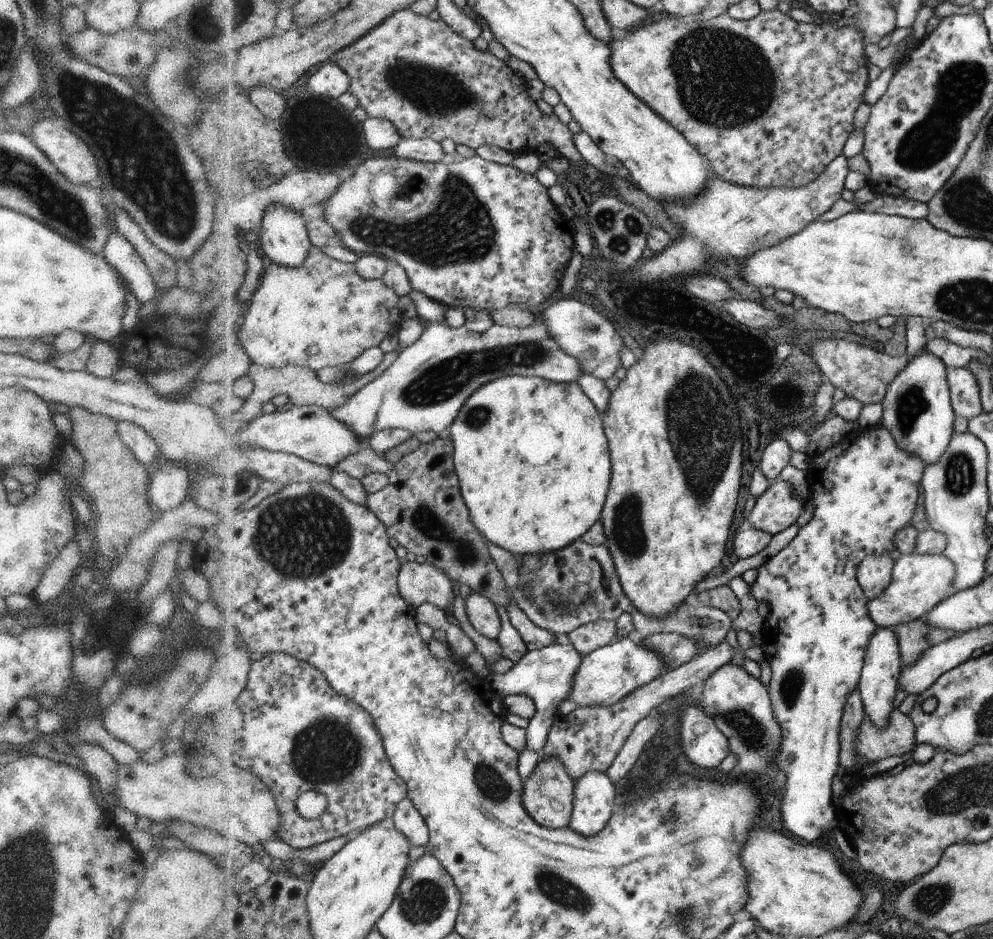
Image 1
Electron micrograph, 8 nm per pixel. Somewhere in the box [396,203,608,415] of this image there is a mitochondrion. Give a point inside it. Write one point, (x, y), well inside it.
(580, 325)

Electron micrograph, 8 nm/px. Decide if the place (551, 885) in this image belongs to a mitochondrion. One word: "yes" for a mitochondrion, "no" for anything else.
yes

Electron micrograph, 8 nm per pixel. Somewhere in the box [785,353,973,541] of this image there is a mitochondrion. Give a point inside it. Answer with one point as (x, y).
(910, 399)

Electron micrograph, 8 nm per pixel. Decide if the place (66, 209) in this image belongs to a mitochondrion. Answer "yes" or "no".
yes

